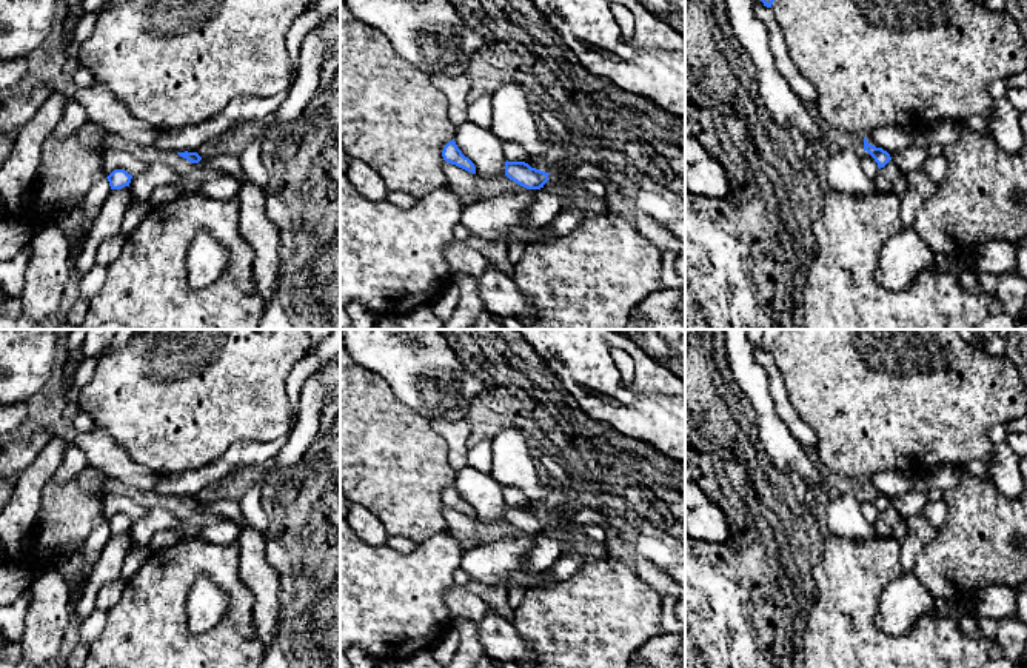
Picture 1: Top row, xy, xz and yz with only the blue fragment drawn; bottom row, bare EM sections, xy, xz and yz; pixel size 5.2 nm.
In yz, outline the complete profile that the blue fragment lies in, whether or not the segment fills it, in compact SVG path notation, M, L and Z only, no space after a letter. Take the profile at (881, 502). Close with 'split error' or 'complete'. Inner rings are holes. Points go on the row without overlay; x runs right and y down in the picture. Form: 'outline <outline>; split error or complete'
outline M864 482L864 496L867 496L875 503L879 514L884 513L892 505L887 496L870 489L865 482Z; complete

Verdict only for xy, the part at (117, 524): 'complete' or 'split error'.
complete

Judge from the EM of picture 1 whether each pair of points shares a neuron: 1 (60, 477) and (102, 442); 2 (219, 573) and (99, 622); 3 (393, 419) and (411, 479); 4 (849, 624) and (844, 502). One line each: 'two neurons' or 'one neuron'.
1: two neurons
2: two neurons
3: one neuron
4: two neurons

